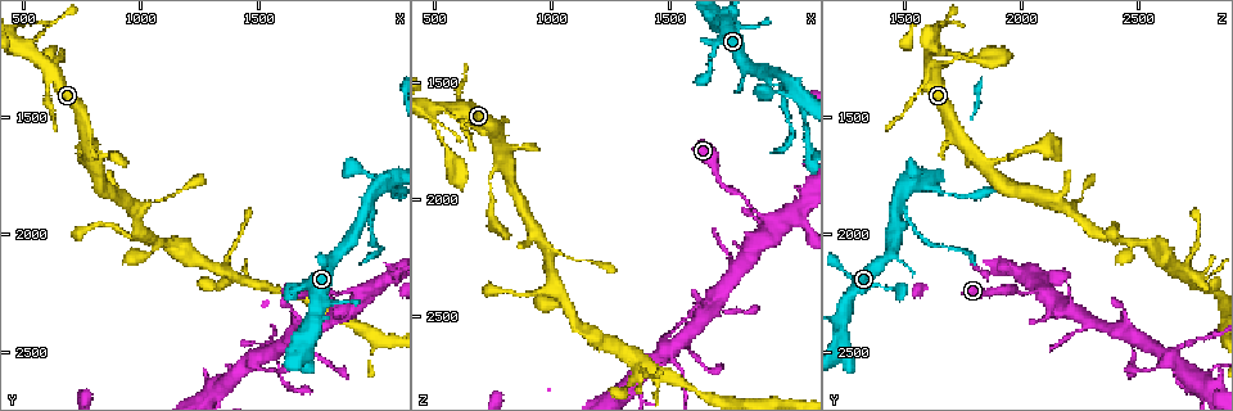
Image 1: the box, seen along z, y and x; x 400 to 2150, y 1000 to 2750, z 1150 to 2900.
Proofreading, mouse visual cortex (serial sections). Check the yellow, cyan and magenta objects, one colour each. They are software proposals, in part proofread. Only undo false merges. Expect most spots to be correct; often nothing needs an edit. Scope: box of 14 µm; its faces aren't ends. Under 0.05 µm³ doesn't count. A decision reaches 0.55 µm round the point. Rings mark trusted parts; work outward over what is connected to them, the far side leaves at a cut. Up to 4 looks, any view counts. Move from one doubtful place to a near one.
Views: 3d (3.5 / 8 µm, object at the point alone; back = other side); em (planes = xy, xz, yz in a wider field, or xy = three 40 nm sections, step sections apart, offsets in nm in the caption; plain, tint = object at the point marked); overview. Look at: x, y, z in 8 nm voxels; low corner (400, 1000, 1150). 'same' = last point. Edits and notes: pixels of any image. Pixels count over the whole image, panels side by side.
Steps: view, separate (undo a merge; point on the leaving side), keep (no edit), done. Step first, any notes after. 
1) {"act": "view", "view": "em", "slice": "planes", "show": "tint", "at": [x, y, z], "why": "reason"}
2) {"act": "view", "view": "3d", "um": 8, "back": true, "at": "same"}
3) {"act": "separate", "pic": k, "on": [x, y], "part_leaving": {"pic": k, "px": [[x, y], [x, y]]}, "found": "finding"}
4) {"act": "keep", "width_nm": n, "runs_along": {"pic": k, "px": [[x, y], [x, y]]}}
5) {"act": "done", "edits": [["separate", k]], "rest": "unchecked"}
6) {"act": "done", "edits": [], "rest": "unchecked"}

{"act": "view", "view": "3d", "um": 3.5, "back": true, "at": [1960, 1890, 1470]}

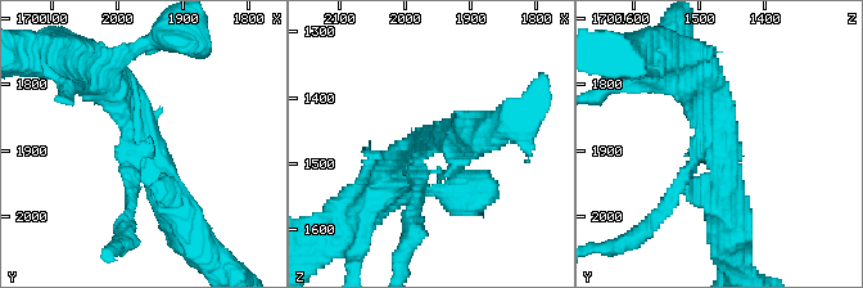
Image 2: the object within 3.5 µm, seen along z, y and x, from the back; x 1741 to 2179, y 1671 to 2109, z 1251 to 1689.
{"act": "view", "view": "em", "slice": "xy", "step": 2, "show": "tint", "at": [1960, 1900, 1465], "arms": 3, "arm_widths_nm": [200, 300, 400], "why": "shape alone is not enough"}

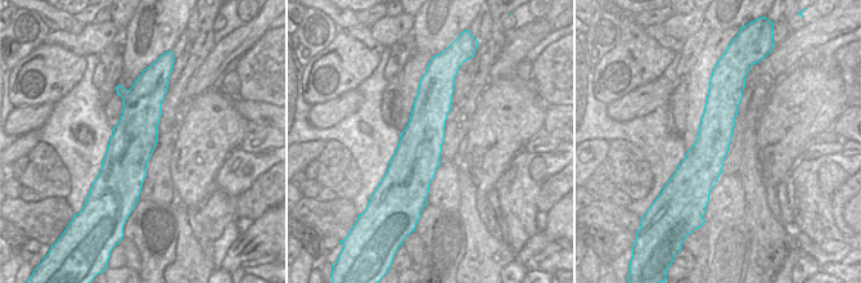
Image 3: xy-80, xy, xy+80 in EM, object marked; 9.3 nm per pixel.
{"act": "keep", "runs_along": {"pic": 2, "px": [[181, 223], [141, 121], [105, 81]]}, "found": "continuous, no second cell"}

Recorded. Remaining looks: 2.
{"act": "view", "view": "3d", "um": 3.5, "at": [1510, 2500, 2660], "why": "calibre changes"}

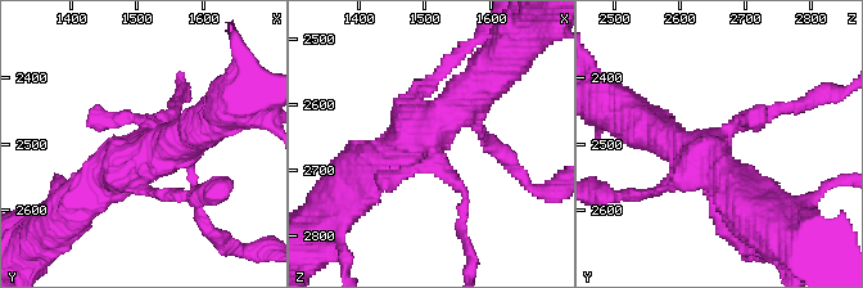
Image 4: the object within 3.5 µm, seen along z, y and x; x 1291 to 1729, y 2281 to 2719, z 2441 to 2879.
{"act": "view", "view": "em", "slice": "xy", "step": 1, "show": "tint", "at": [1505, 2495, 2660]}

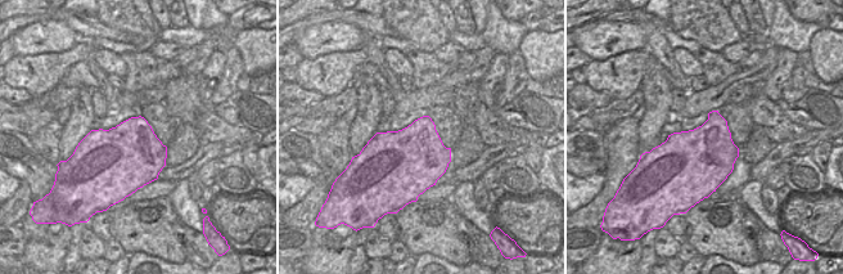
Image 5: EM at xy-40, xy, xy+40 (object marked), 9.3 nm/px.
{"act": "keep", "runs_along": {"pic": 4, "px": [[488, 72], [425, 133], [366, 169]]}, "found": "one cell here"}

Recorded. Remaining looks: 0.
{"act": "done", "edits": [], "rest": "unchecked"}

